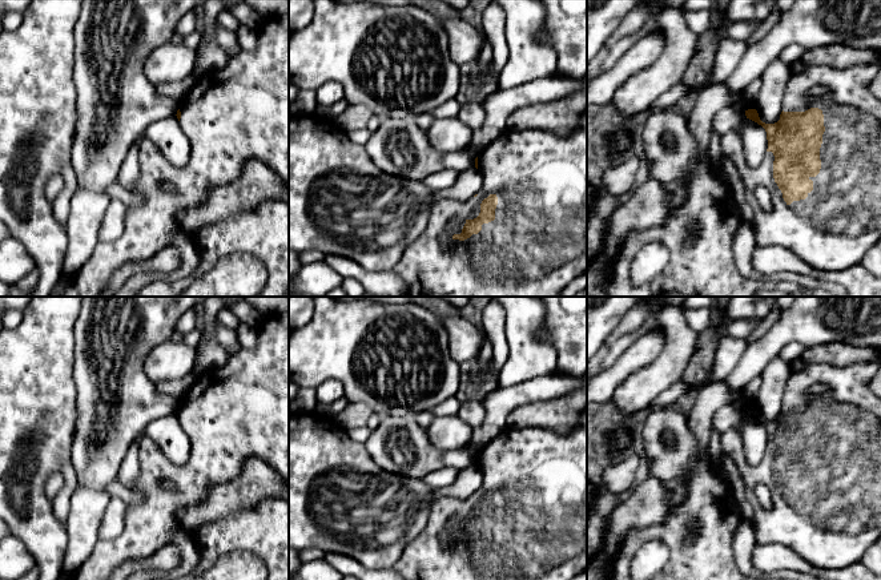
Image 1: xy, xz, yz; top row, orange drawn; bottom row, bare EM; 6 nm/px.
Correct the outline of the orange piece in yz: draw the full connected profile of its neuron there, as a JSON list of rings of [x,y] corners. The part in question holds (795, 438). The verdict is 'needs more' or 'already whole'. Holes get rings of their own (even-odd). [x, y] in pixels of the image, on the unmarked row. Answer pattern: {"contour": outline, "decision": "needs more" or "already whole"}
{"contour": [[[881,358],[872,362],[858,362],[844,367],[836,367],[826,363],[806,364],[801,371],[792,372],[784,386],[783,396],[783,410],[780,418],[775,422],[765,422],[760,418],[756,406],[744,404],[747,416],[761,423],[767,430],[768,447],[763,460],[759,464],[752,464],[747,459],[747,451],[744,448],[744,439],[741,430],[733,427],[721,432],[721,448],[724,455],[727,455],[737,467],[741,482],[745,490],[745,498],[753,509],[753,532],[756,536],[756,543],[759,545],[780,544],[789,547],[798,556],[801,556],[810,565],[824,568],[828,571],[838,571],[849,567],[854,563],[860,563],[865,551],[881,536],[881,398],[870,391],[869,382],[881,366]],[[813,384],[826,384],[829,391],[820,396],[810,396],[806,391]],[[757,484],[764,484],[768,487],[772,495],[772,509],[764,509],[756,498],[755,487]]], "decision": "needs more"}

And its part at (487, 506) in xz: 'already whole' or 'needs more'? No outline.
needs more

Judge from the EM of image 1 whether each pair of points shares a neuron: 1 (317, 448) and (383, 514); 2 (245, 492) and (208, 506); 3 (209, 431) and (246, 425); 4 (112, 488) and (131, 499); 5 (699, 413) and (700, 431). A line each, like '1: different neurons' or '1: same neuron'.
1: same neuron
2: same neuron
3: same neuron
4: same neuron
5: same neuron

